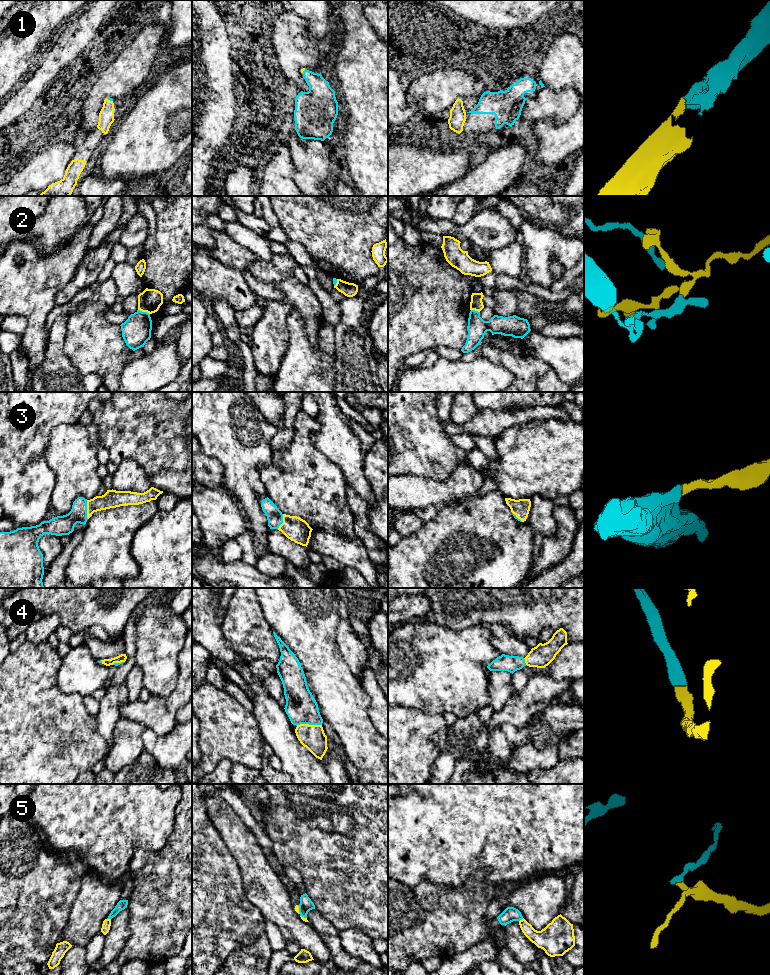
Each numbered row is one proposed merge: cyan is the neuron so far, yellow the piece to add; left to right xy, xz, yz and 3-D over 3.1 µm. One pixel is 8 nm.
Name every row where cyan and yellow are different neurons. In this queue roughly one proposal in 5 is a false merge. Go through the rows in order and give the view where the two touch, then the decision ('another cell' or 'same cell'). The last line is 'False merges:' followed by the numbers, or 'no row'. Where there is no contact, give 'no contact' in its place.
1: contact in xy; same cell
2: contact in xy; another cell
3: contact in xy; same cell
4: contact in xz; same cell
5: contact in yz; another cell
False merges: 2, 5

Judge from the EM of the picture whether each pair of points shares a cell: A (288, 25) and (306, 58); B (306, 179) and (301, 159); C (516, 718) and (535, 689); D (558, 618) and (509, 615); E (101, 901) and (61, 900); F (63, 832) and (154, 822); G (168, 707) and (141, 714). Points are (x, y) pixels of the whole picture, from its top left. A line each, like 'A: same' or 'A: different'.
A: same
B: same
C: same
D: same
E: different
F: same
G: same

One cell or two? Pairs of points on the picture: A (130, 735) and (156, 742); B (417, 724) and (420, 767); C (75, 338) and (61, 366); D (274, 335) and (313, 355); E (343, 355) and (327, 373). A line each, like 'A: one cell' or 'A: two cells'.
A: two cells
B: one cell
C: two cells
D: two cells
E: two cells

